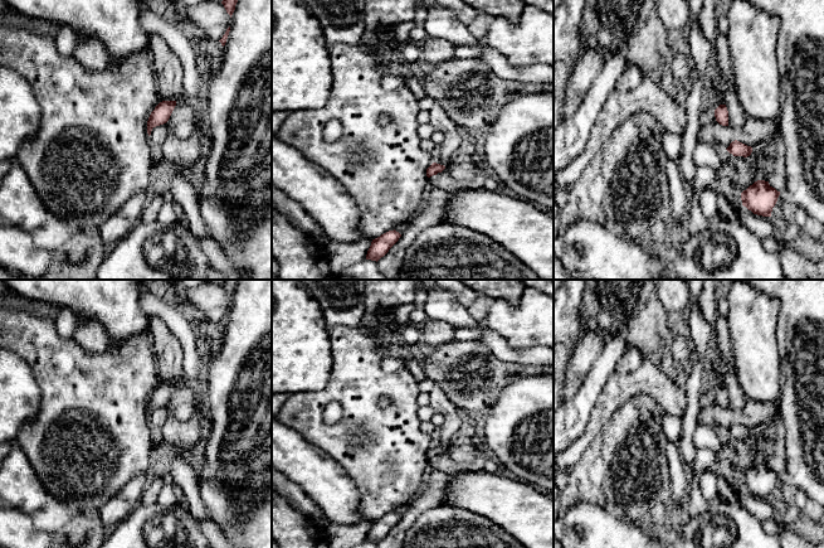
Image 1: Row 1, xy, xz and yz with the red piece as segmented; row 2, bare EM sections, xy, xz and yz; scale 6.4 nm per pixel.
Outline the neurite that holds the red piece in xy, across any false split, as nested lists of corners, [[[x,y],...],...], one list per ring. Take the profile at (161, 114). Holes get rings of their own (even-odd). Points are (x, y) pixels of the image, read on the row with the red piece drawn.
[[[162,101],[155,107],[147,121],[148,136],[151,135],[153,127],[164,125],[169,121],[175,106],[176,101]]]

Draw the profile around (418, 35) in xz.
[[[414,26],[410,30],[409,38],[411,43],[421,47],[425,39],[428,38],[428,35],[424,28]]]

